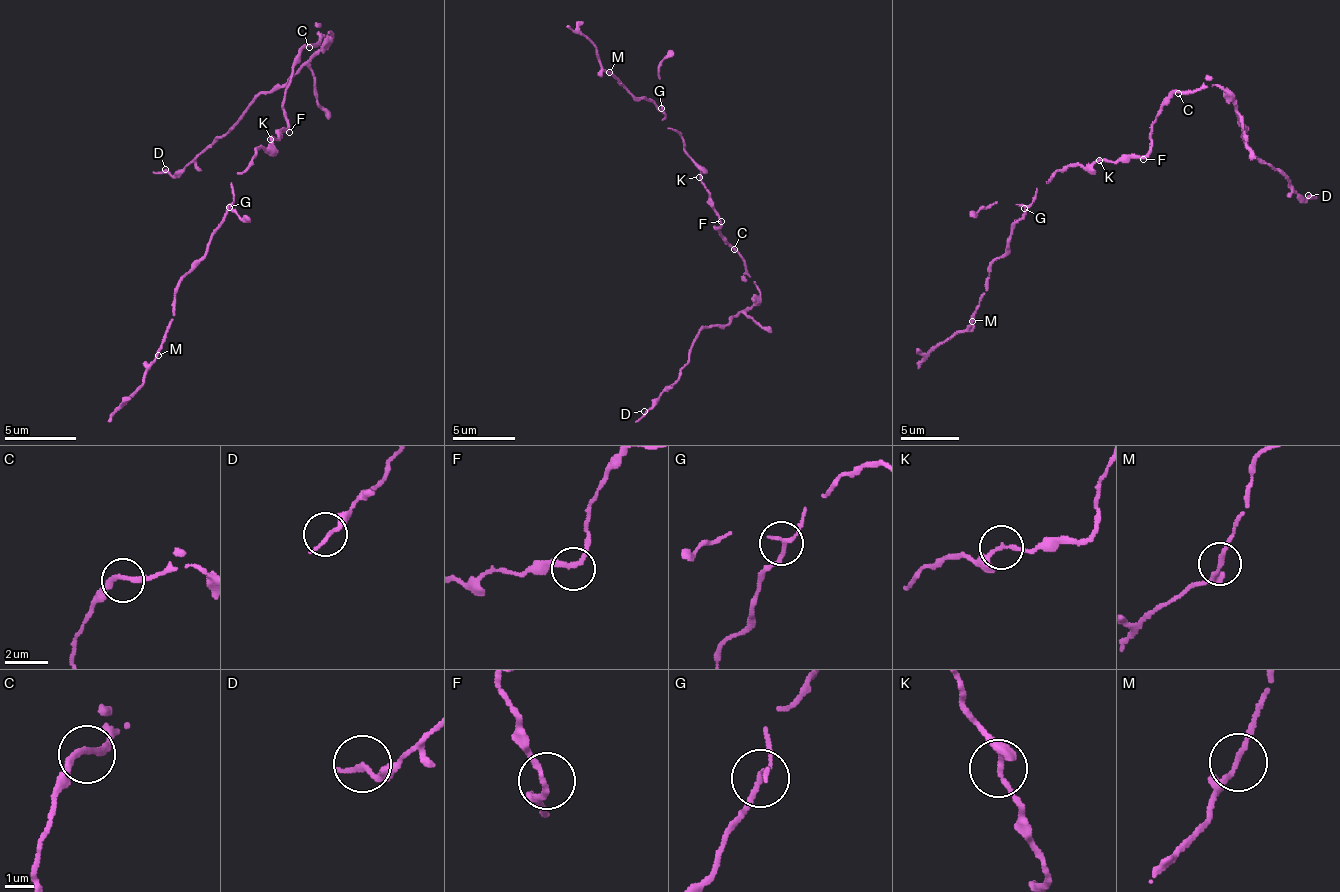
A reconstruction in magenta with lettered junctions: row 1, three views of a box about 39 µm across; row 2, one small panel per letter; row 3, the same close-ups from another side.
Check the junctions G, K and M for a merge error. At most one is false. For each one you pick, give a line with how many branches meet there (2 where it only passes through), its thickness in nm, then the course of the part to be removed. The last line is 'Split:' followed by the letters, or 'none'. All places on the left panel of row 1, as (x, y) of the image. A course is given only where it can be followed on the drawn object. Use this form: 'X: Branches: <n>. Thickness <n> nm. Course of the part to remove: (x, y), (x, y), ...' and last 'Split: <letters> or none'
Split: none

